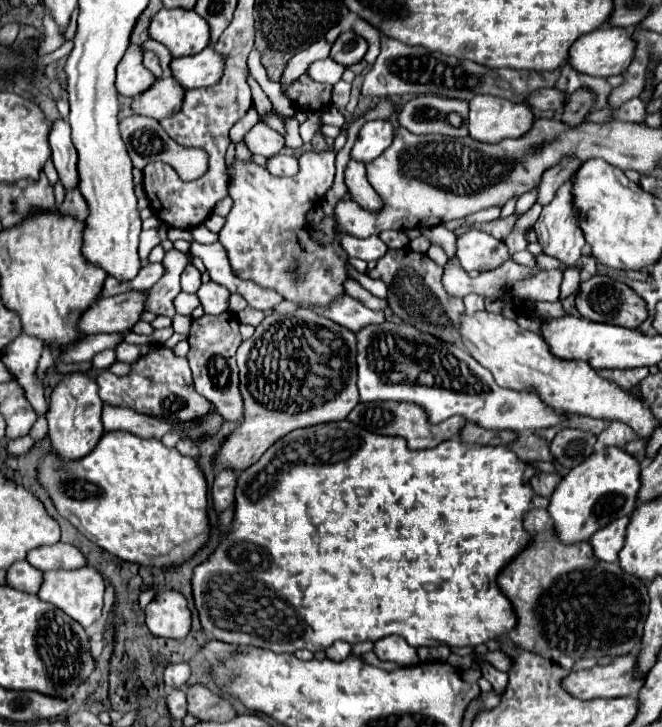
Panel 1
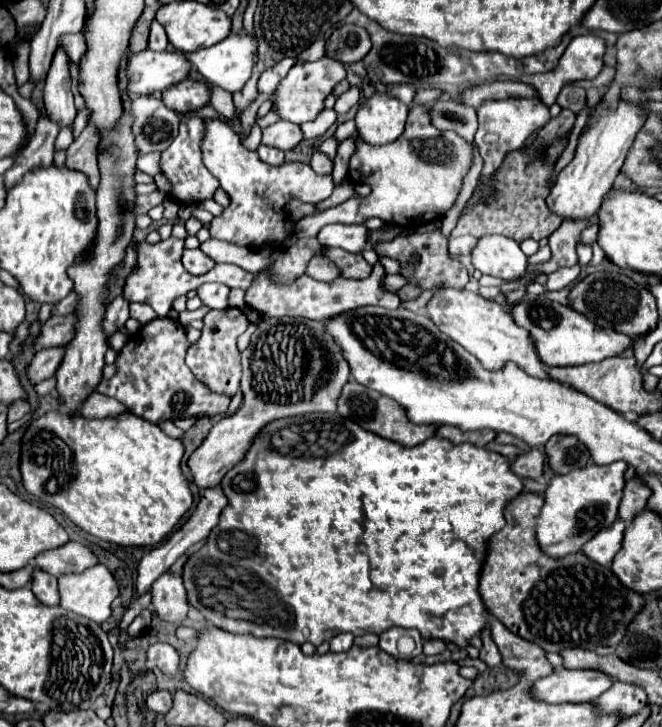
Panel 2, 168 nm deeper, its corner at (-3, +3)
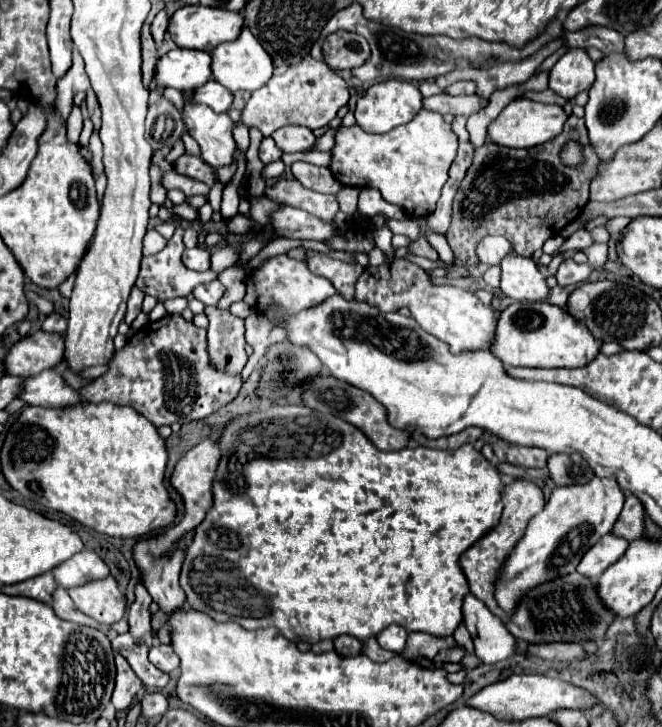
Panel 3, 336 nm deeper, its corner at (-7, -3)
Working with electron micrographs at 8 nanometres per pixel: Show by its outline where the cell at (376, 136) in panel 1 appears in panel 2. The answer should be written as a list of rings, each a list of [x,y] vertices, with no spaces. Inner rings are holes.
[[[375,93],[355,115],[357,133],[371,145],[391,143],[403,133],[407,111],[409,107],[405,103],[391,99],[385,93]]]

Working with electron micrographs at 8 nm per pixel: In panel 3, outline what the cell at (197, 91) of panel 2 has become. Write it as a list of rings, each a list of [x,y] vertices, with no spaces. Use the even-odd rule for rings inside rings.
[[[211,79],[203,87],[193,91],[193,99],[209,105],[217,113],[225,113],[225,111],[229,111],[231,103],[233,103],[233,93],[229,89],[225,89],[223,85],[219,85],[215,79]]]

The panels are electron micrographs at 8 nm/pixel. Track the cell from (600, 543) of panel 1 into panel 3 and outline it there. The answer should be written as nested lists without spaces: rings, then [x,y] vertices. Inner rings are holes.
[[[611,533],[601,537],[601,541],[597,541],[581,559],[581,563],[577,565],[577,573],[581,573],[587,579],[597,579],[607,567],[611,567],[613,563],[617,563],[623,553],[627,551],[629,541],[613,537]]]

